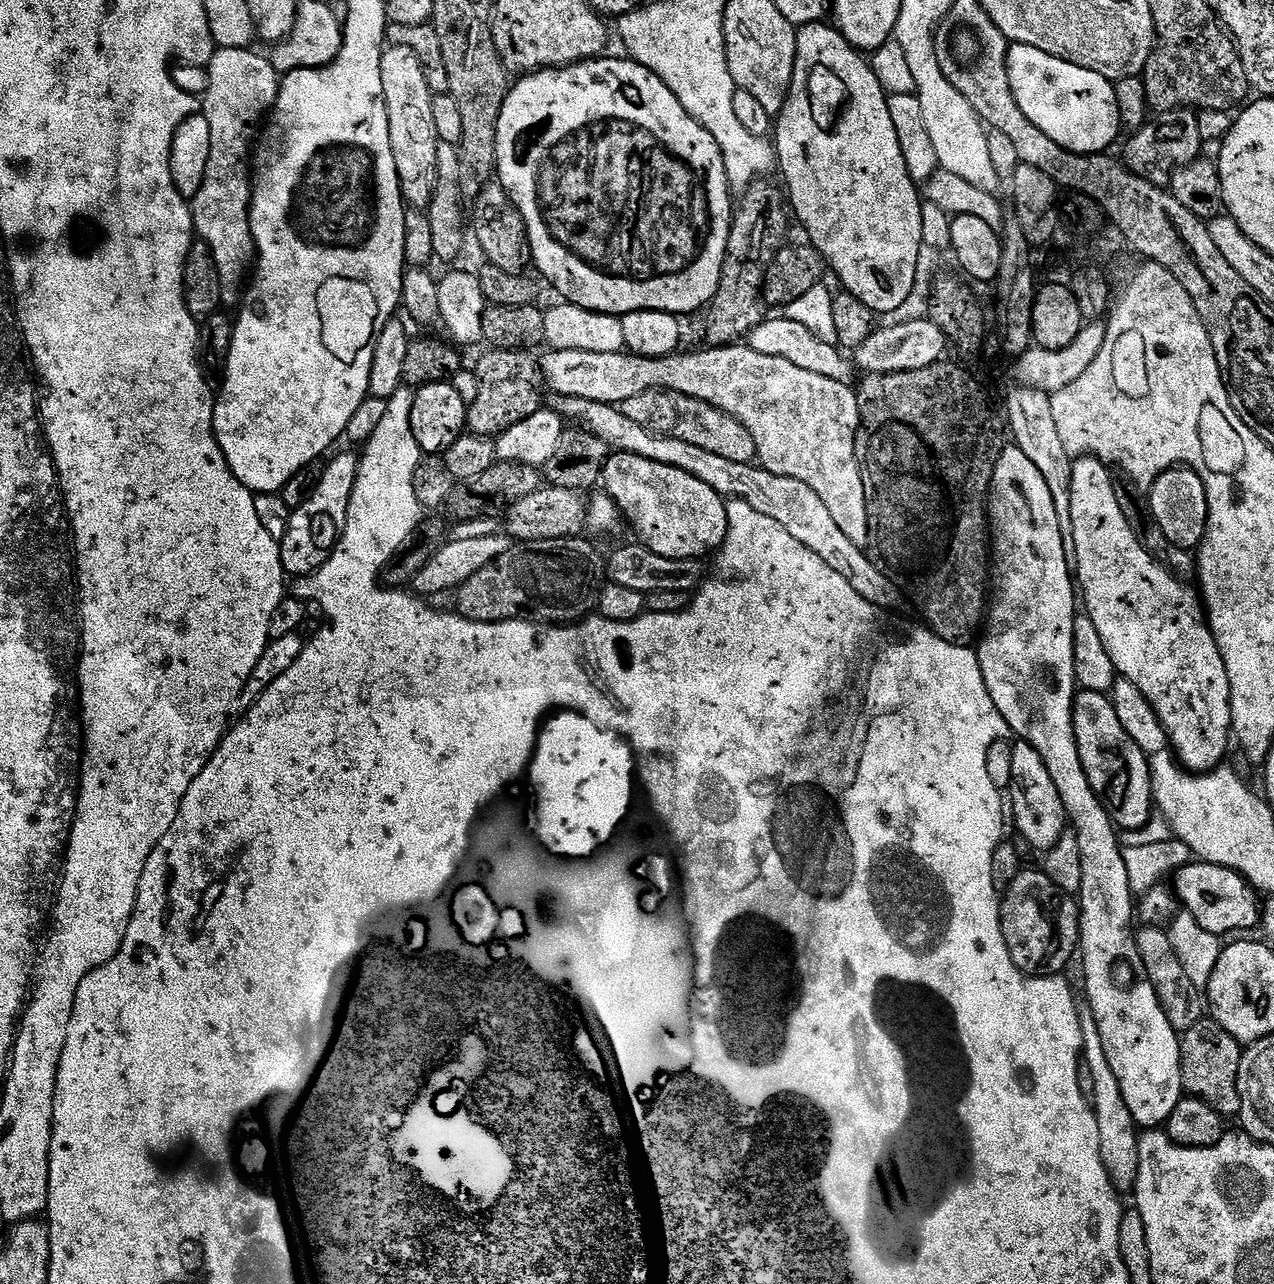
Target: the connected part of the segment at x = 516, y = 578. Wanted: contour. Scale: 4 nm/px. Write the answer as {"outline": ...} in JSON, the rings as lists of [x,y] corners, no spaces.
{"outline":[[[569,538],[567,540],[543,540],[522,544],[513,543],[490,566],[482,566],[474,578],[455,589],[455,611],[474,622],[497,624],[507,620],[525,620],[535,624],[568,626],[579,622],[596,608],[596,600],[606,580],[606,560],[600,552],[585,538]]]}

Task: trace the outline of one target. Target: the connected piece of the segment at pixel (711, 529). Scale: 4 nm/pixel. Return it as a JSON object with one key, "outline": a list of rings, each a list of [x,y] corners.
{"outline":[[[613,451],[604,463],[602,488],[619,506],[623,519],[632,523],[633,530],[640,535],[637,536],[639,543],[654,550],[654,554],[662,554],[662,558],[704,558],[707,552],[715,553],[723,545],[728,533],[728,505],[725,497],[706,486],[706,482],[694,478],[694,474],[686,474],[686,470],[642,458],[638,454]]]}

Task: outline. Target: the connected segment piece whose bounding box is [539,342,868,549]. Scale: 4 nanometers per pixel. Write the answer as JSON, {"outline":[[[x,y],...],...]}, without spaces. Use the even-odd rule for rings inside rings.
{"outline":[[[744,342],[728,344],[724,347],[708,346],[704,350],[705,352],[688,352],[685,356],[680,356],[681,354],[670,356],[633,356],[624,350],[616,353],[590,353],[589,350],[551,349],[546,351],[545,356],[541,355],[539,357],[540,373],[544,376],[547,391],[557,396],[590,398],[590,402],[602,402],[603,404],[615,404],[619,406],[622,402],[626,402],[626,398],[634,398],[634,394],[667,390],[686,394],[690,398],[698,398],[702,402],[706,402],[710,406],[714,406],[718,410],[730,414],[738,422],[742,422],[742,426],[746,426],[746,430],[750,430],[750,438],[754,438],[756,460],[759,467],[765,468],[770,474],[778,474],[786,478],[798,478],[798,482],[806,482],[806,486],[810,486],[810,490],[814,490],[814,494],[818,494],[818,498],[822,498],[822,502],[826,502],[826,510],[830,510],[834,522],[838,522],[838,527],[842,529],[842,534],[846,534],[846,538],[850,538],[850,542],[854,542],[854,546],[867,549],[866,490],[862,486],[862,474],[858,466],[858,458],[856,457],[856,431],[860,425],[860,407],[856,401],[856,392],[847,384],[811,373],[809,370],[802,370],[802,366],[794,366],[794,362],[790,362],[786,358],[774,358],[770,354],[758,354],[758,350],[748,347],[747,343]]]}

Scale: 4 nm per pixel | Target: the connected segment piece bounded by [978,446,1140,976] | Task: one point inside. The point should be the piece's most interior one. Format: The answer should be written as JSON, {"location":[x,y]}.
{"location":[1026,656]}

